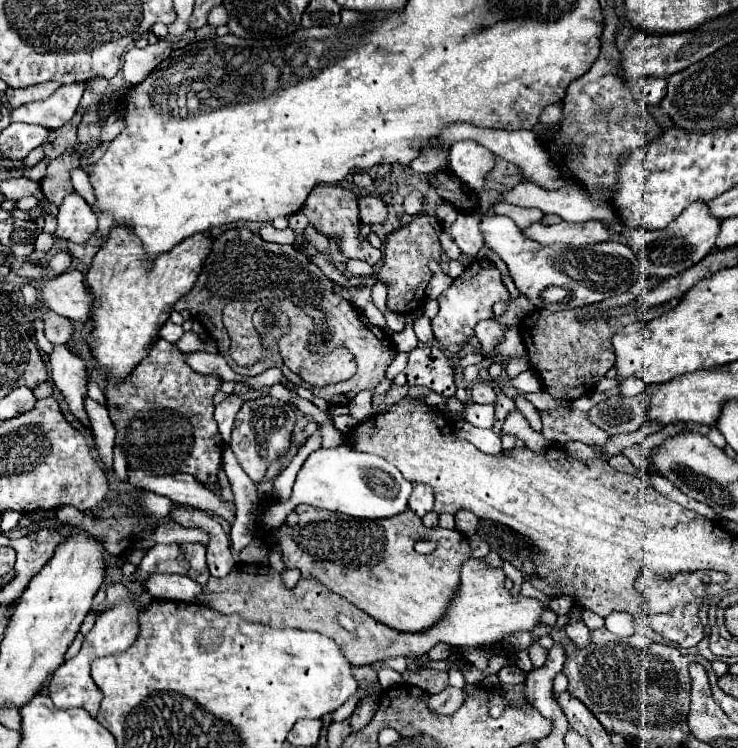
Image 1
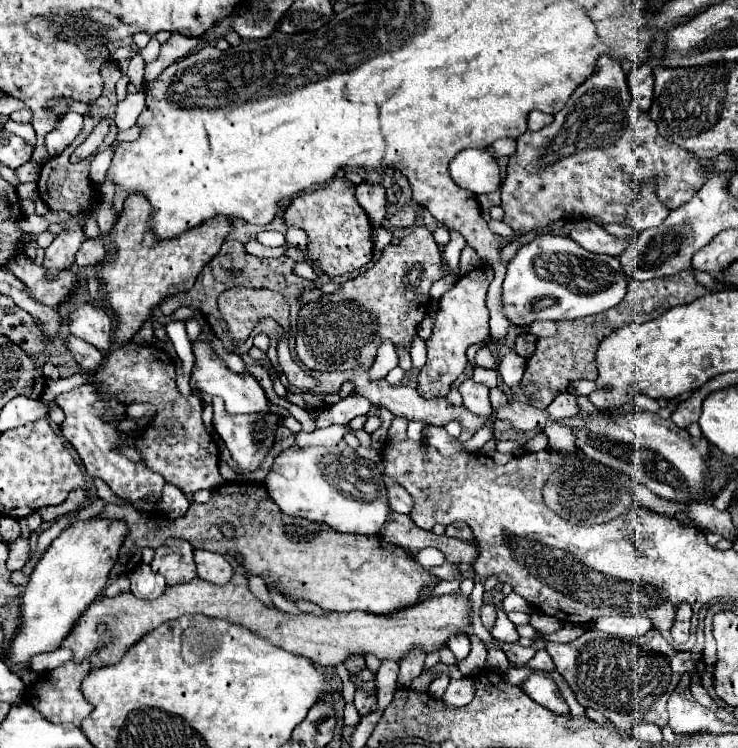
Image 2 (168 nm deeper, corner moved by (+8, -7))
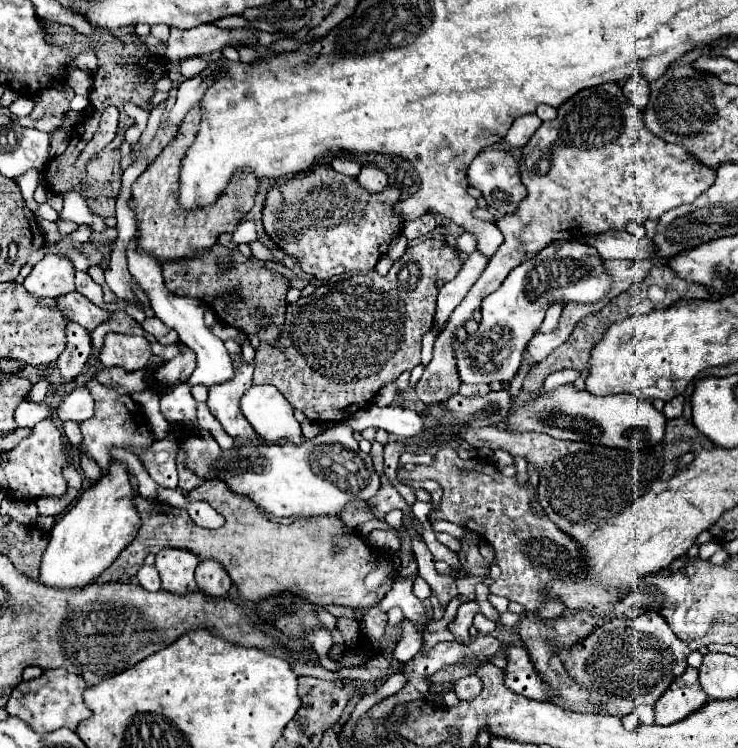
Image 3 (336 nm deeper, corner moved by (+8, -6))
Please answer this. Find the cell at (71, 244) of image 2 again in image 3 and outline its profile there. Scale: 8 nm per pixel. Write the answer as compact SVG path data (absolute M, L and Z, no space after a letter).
M47 254L33 266L31 274L23 282L25 290L35 296L57 298L75 290L75 266L61 254Z

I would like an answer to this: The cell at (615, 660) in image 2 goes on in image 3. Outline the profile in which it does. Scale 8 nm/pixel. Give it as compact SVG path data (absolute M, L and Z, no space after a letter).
M645 612L633 620L613 618L597 626L589 636L569 648L561 648L559 660L567 674L585 690L593 690L607 714L627 716L637 706L655 706L671 680L687 668L687 656L699 644L683 642L655 612Z

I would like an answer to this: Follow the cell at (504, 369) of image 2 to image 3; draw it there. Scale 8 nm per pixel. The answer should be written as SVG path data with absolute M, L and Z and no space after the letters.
M557 240L545 246L541 252L537 252L531 260L519 264L509 272L509 276L503 280L503 284L489 294L483 300L483 318L479 324L479 340L477 336L467 336L463 344L455 342L455 358L457 358L457 368L459 368L459 378L465 384L489 384L493 380L499 382L511 382L513 376L517 374L517 368L521 364L521 354L527 346L527 342L533 338L535 330L541 326L545 312L549 310L551 304L569 304L569 302L579 302L579 304L595 304L603 298L609 296L613 286L613 278L603 266L603 260L599 258L597 250L591 248L589 244L583 244L579 240Z

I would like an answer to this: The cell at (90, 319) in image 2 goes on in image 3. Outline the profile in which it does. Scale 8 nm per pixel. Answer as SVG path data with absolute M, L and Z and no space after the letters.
M105 334L99 362L105 368L121 366L127 372L143 370L153 358L151 342L145 336L125 336L125 334Z

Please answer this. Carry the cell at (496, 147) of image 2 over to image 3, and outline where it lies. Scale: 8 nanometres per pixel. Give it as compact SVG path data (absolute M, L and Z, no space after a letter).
M527 114L527 116L521 116L513 122L513 126L509 128L509 132L503 136L503 142L513 146L513 148L521 148L527 144L529 136L541 126L541 120L535 116L535 114Z

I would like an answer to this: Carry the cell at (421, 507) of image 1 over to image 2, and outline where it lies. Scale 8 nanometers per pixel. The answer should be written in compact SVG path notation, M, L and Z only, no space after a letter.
M389 485L387 493L389 493L391 511L395 511L395 513L411 513L413 499L401 485Z

